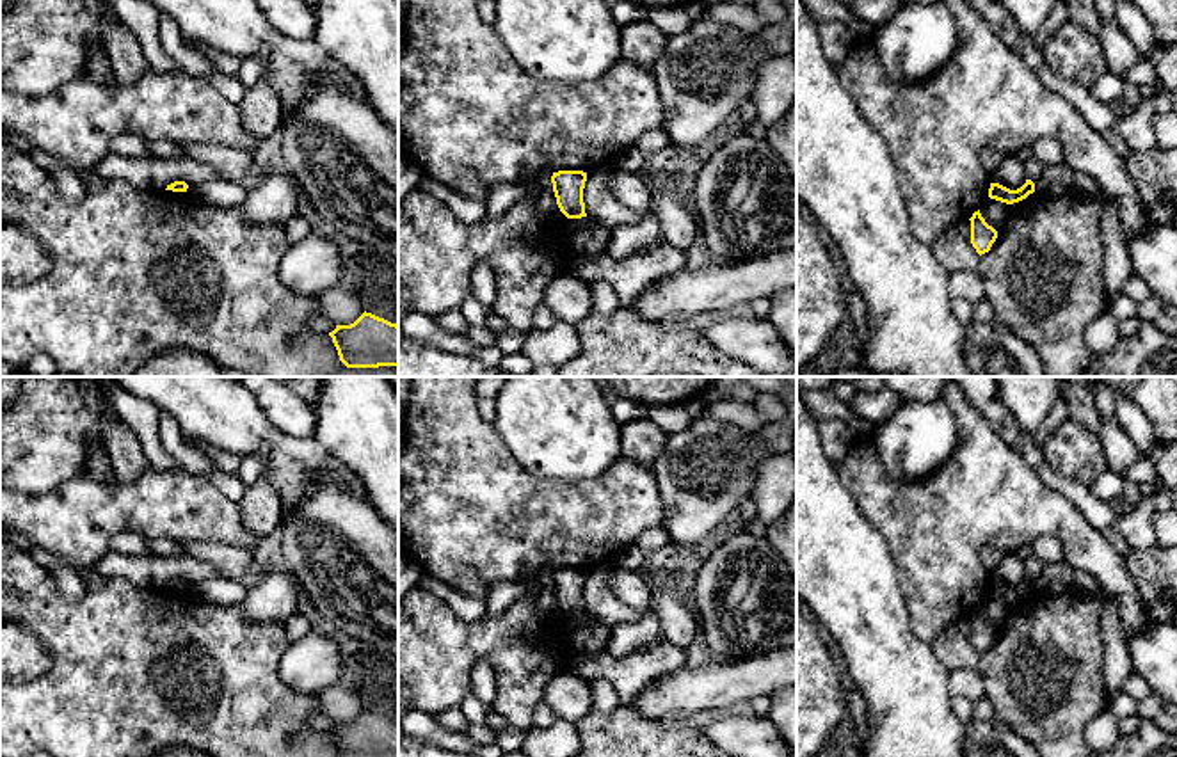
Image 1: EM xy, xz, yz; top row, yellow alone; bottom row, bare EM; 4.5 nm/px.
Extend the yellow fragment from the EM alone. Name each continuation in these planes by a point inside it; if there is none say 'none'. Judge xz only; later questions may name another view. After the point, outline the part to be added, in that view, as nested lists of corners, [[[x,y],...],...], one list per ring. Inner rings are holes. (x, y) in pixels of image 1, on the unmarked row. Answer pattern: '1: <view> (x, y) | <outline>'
none

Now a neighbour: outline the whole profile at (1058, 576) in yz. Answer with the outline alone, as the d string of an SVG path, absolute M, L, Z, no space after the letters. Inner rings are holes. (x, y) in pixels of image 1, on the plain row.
M1067 562L1045 563L1035 588L1040 592L1069 592L1074 588L1077 570Z

